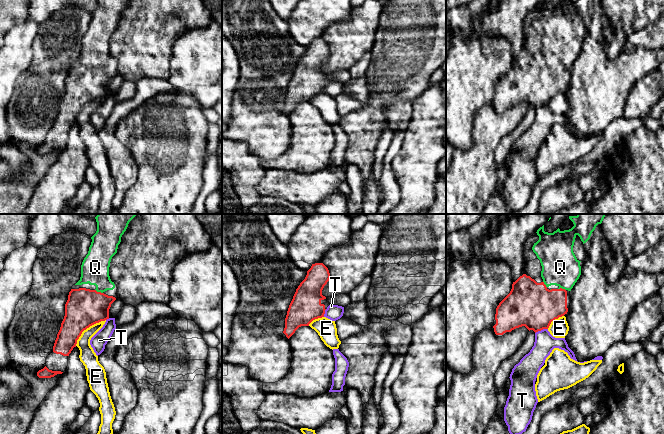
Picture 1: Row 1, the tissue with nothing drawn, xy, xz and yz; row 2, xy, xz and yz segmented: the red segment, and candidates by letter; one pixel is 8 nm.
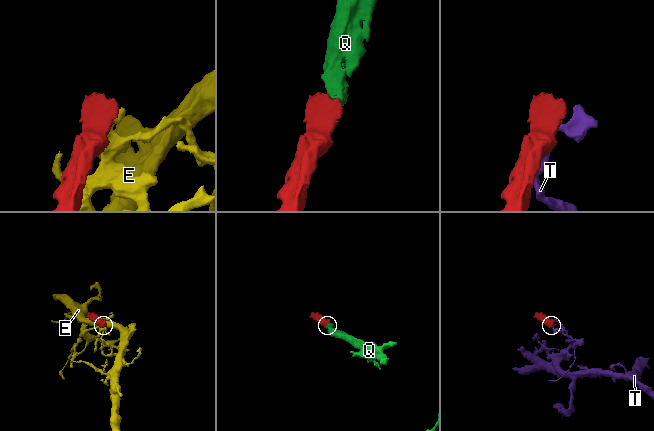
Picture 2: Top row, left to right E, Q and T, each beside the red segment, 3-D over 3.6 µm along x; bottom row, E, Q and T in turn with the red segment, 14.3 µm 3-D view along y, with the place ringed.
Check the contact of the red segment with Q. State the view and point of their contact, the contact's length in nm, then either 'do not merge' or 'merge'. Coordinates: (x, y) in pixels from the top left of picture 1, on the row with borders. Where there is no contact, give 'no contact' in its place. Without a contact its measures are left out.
xy (99, 292) | 70 nm | merge

